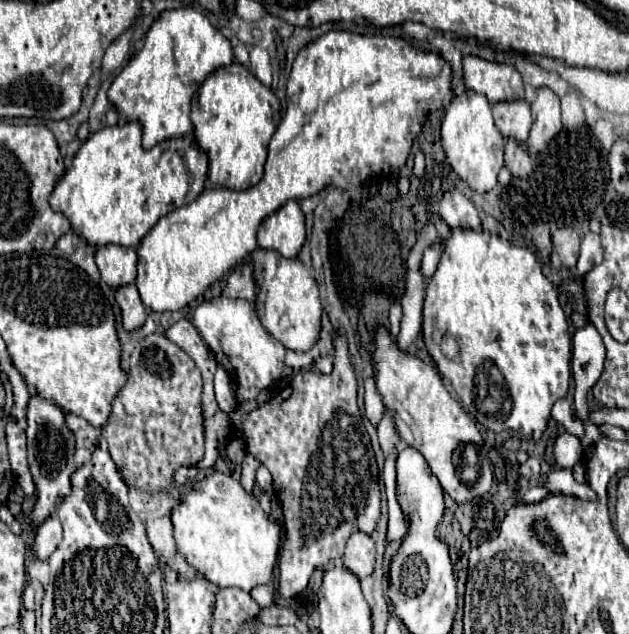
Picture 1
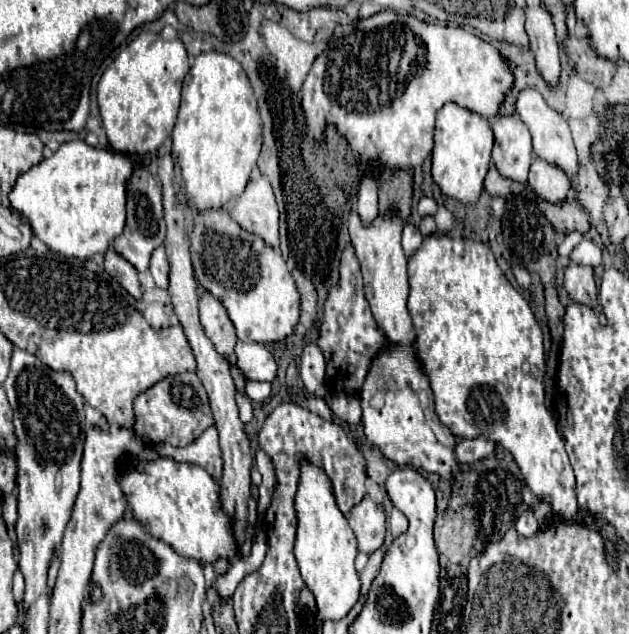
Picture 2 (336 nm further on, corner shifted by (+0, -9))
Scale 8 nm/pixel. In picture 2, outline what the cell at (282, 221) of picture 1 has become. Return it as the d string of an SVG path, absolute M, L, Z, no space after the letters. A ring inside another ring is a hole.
M264 176L248 182L244 194L236 200L230 214L244 230L264 238L268 246L278 248L278 206L270 182Z

